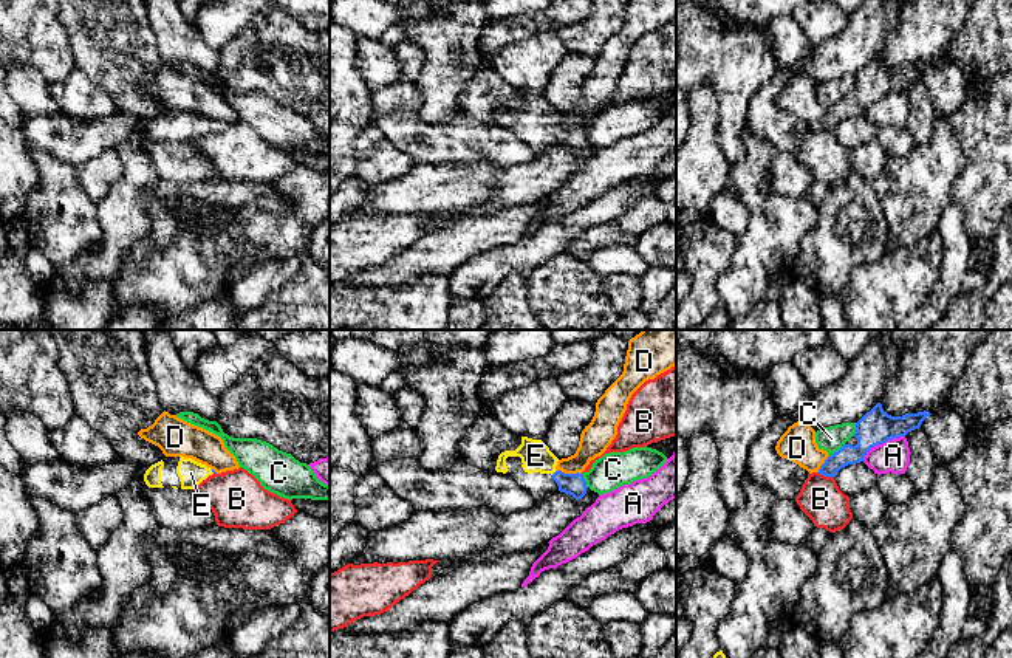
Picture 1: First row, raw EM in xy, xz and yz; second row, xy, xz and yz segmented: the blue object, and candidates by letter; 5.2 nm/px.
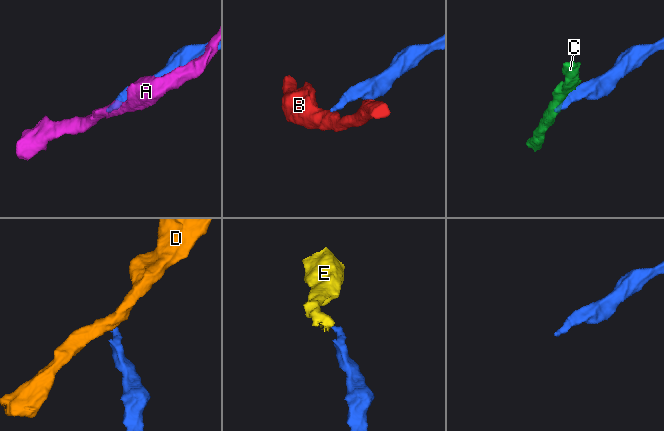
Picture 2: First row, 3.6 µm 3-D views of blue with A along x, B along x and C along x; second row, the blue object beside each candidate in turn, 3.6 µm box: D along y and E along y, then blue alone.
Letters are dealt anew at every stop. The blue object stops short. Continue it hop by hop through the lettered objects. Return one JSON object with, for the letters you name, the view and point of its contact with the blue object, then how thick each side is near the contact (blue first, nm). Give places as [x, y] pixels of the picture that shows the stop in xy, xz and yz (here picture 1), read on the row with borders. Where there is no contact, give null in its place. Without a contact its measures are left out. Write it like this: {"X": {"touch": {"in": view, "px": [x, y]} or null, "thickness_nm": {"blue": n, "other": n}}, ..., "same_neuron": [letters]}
{"E": {"touch": {"in": "xz", "px": [554, 472]}, "thickness_nm": {"blue": 120, "other": 160}}, "same_neuron": ["E"]}

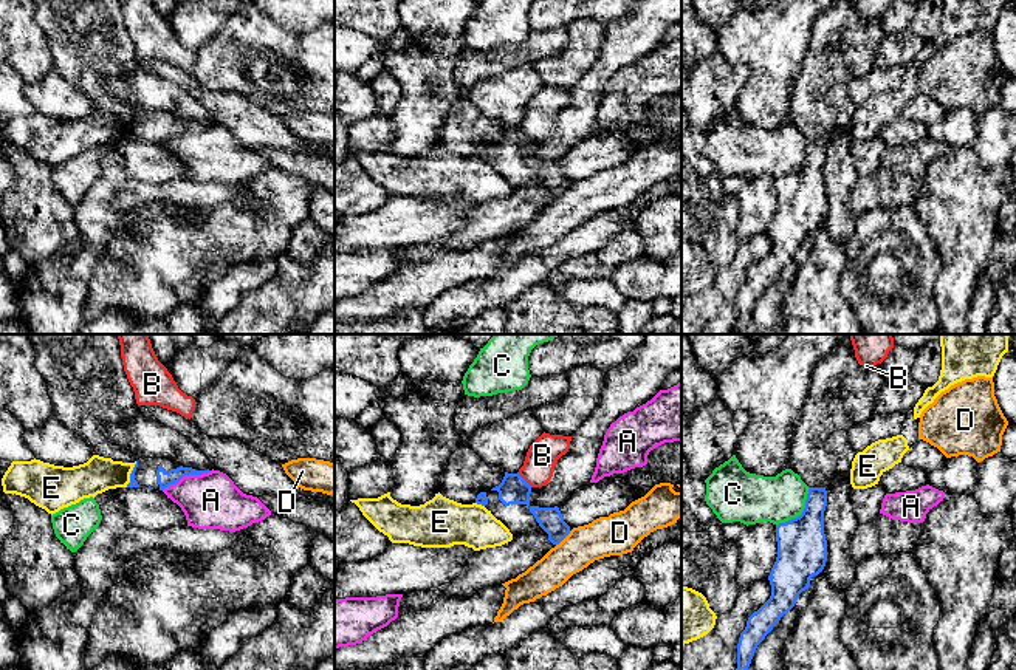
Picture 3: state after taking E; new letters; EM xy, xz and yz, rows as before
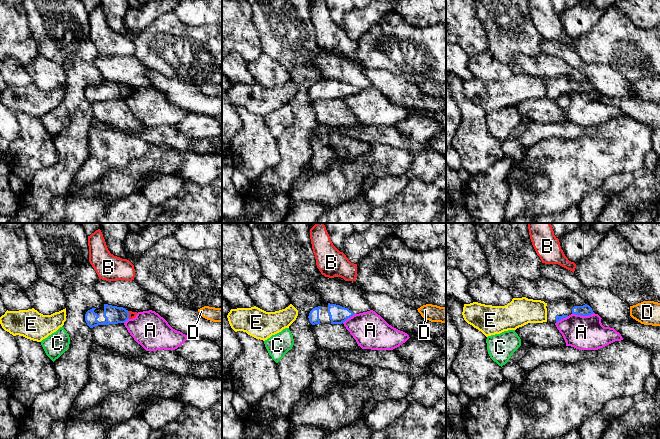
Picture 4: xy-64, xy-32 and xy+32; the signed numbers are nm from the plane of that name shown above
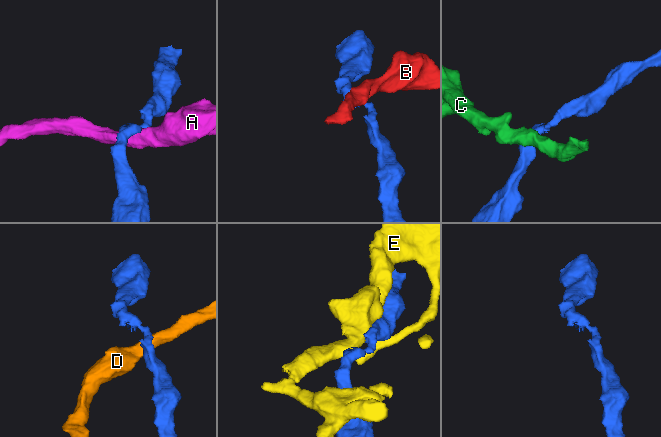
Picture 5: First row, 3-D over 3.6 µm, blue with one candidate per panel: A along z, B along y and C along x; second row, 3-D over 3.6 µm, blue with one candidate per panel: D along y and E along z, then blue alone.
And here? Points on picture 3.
{"same_neuron": []}

